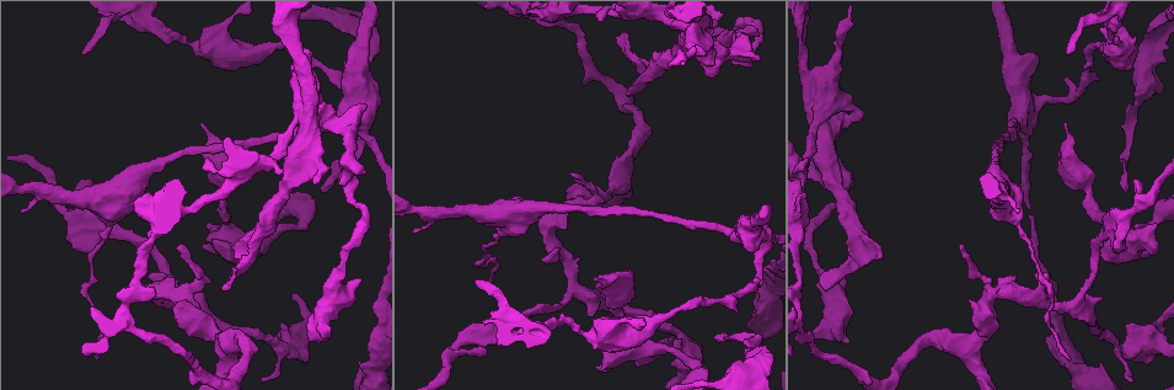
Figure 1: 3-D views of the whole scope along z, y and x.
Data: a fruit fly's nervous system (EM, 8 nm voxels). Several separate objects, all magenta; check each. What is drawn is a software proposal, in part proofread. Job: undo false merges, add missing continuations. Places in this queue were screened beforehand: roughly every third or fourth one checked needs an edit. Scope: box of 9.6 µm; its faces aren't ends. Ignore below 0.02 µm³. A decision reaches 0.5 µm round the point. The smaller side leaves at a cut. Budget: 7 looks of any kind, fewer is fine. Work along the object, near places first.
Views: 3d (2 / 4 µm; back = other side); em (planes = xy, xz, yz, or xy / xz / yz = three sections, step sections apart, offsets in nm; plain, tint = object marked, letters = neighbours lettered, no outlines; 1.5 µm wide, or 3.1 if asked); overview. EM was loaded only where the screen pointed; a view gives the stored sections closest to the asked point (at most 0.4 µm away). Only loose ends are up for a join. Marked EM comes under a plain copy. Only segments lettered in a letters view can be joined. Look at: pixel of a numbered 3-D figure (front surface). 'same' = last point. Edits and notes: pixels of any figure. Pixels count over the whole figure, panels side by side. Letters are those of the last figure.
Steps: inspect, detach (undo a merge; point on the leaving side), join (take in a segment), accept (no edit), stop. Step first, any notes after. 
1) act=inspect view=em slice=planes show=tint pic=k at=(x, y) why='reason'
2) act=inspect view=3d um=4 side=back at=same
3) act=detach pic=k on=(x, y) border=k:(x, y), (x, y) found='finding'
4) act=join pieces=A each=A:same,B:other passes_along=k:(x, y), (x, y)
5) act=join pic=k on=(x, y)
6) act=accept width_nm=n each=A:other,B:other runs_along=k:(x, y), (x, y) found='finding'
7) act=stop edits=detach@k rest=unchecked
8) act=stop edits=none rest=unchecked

act=inspect view=em slice=xz step=4 show=letters pic=1 at=(83, 52) why='branch stops here'

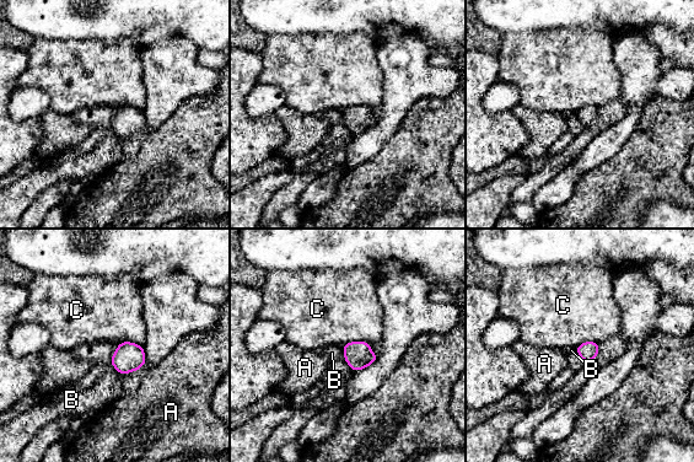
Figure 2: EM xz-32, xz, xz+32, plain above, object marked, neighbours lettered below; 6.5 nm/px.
act=inspect view=em slice=planes show=letters at=same

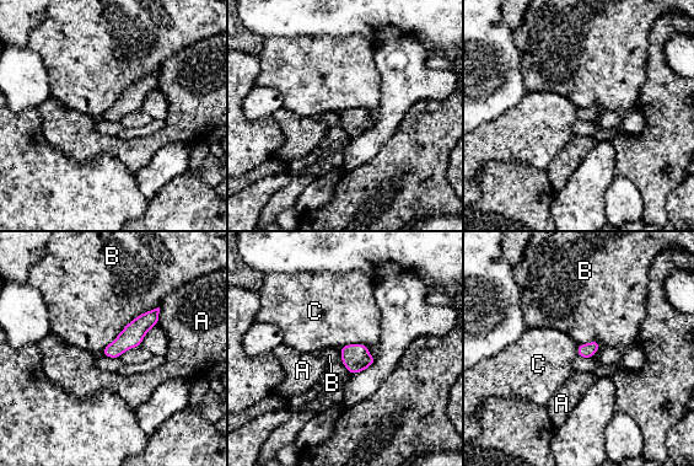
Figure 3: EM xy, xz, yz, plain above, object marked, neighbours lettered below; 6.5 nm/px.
act=accept each=A:other,B:other,C:other border=3:(159, 306), (135, 316), (101, 351) found='no lettered segment goes on from it'

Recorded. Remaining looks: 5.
act=inspect view=em slice=planes show=letters pic=1 at=(1017, 210) why='branch stops here'

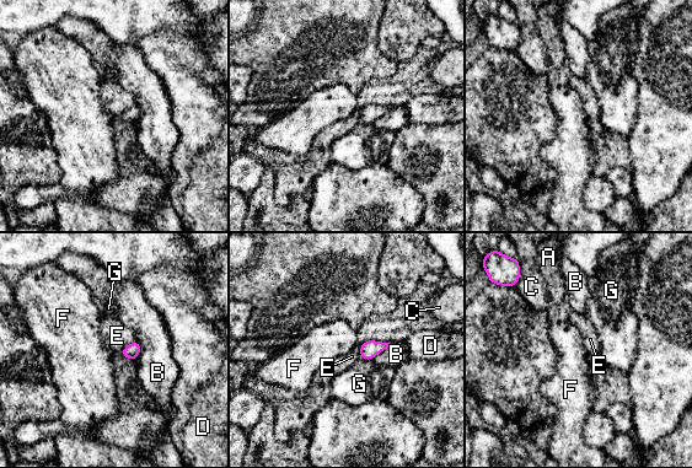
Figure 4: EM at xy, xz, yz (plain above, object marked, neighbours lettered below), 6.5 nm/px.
act=accept longest_contact=B:170nm each=A:other,B:other,C:other,D:other,E:other,F:other,G:other border=4:(391, 344), (371, 359) found='none of them fits'

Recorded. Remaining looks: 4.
act=inspect view=em slice=xz step=4 show=letters pic=1 at=(815, 332) why='stops while still wide'

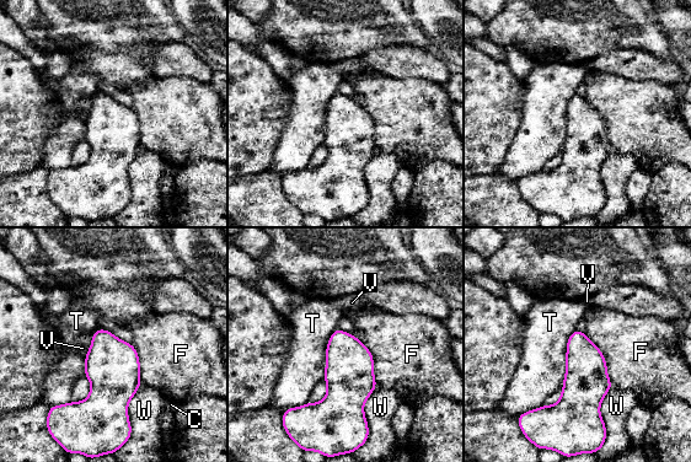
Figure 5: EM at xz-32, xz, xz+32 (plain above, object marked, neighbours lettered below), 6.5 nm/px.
act=inspect view=em slice=planes show=letters at=same why='another direction'

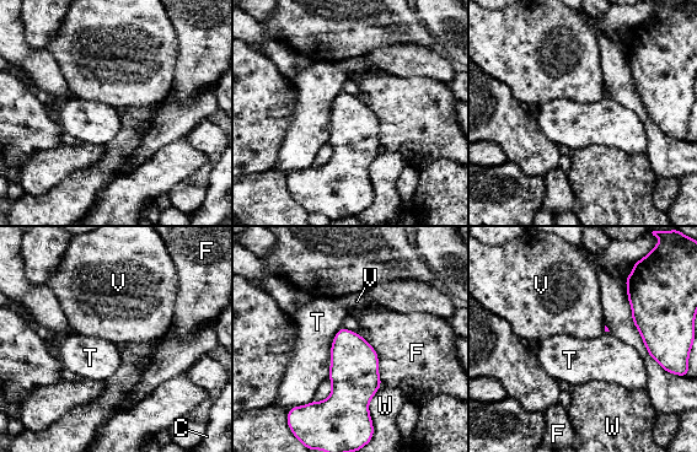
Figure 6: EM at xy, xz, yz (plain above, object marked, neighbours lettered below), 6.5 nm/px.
act=accept each=C:other,F:other,T:other,V:other,W:other found='none of them fits'

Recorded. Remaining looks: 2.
act=stop edits=none rest=unchecked

